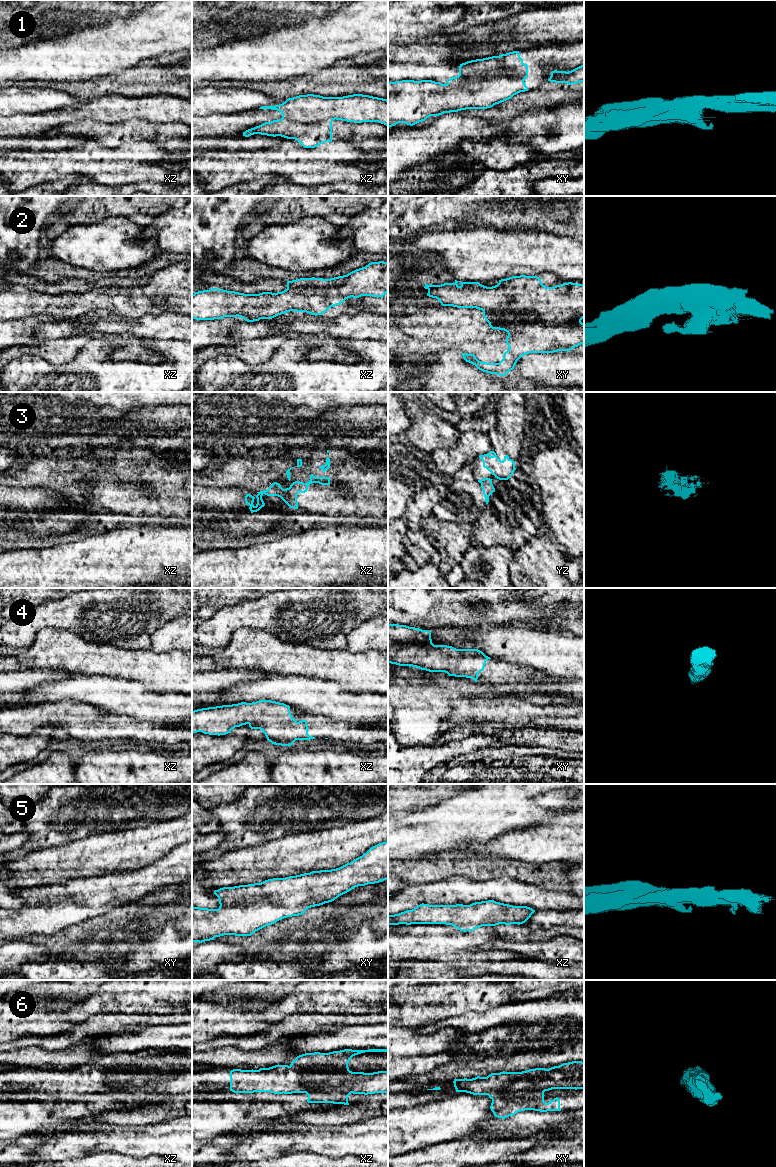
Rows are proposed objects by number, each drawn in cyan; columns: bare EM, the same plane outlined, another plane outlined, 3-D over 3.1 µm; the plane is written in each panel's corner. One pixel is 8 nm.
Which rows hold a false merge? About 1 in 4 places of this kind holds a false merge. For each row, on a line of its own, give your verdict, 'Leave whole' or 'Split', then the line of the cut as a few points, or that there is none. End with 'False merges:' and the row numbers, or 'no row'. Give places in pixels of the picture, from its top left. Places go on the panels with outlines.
1: Split. Split along xy (513, 72), (510, 76), (488, 76), (455, 86), (446, 84)
2: Split. Split along xy (483, 310), (534, 314), (550, 325), (580, 322)
3: Split. Split along xz (258, 492), (262, 494)
4: Leave whole. No split
5: Leave whole. No split
6: Leave whole. No split
False merges: 1, 2, 3

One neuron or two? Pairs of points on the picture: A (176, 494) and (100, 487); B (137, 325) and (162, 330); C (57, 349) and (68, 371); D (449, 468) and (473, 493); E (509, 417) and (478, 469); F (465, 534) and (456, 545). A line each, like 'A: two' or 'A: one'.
A: one
B: one
C: two
D: two
E: one
F: one

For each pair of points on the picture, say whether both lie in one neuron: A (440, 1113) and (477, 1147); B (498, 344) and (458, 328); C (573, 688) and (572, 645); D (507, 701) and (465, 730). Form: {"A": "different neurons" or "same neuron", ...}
{"A": "different neurons", "B": "same neuron", "C": "different neurons", "D": "different neurons"}

